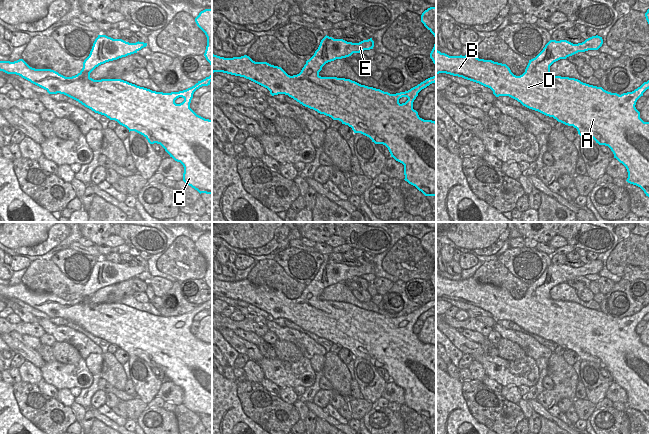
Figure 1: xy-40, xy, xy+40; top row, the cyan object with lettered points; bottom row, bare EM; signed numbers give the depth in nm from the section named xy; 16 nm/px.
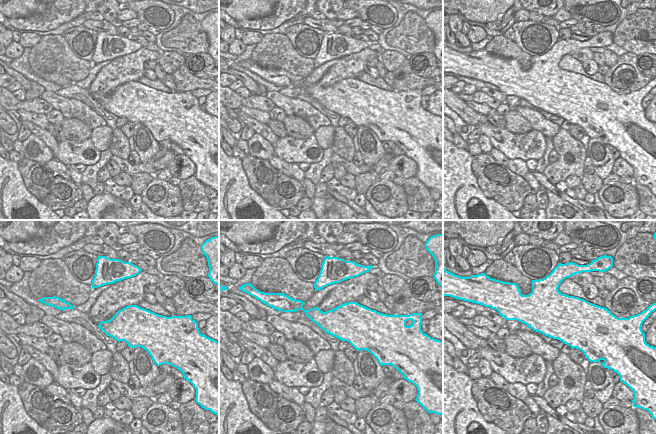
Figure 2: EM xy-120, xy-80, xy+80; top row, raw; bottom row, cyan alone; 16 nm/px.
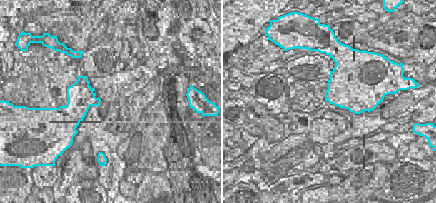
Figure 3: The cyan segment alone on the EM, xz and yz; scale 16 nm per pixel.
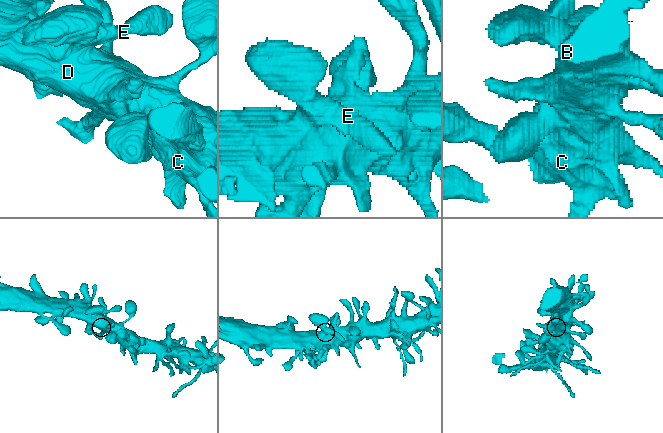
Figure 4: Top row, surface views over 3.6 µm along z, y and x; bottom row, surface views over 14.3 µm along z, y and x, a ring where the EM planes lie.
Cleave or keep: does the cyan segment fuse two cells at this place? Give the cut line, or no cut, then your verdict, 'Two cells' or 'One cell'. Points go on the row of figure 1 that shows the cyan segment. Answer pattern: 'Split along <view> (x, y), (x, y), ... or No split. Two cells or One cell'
No split. One cell.

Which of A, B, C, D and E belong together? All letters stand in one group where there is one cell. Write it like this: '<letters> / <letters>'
A B C D E

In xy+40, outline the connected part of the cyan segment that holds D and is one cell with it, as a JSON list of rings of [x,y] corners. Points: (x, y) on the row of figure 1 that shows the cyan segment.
[[[598,35],[578,44],[567,40],[550,40],[535,58],[529,60],[525,72],[520,76],[514,75],[506,64],[479,59],[473,53],[449,56],[436,49],[436,74],[446,73],[479,83],[490,88],[496,97],[509,96],[529,109],[573,126],[580,136],[593,138],[599,145],[608,146],[614,158],[626,167],[626,181],[640,187],[649,197],[649,122],[640,118],[640,112],[635,107],[637,100],[649,89],[649,80],[634,91],[619,95],[575,78],[550,73],[550,66],[554,62],[578,52],[598,50],[602,44],[603,39]]]

